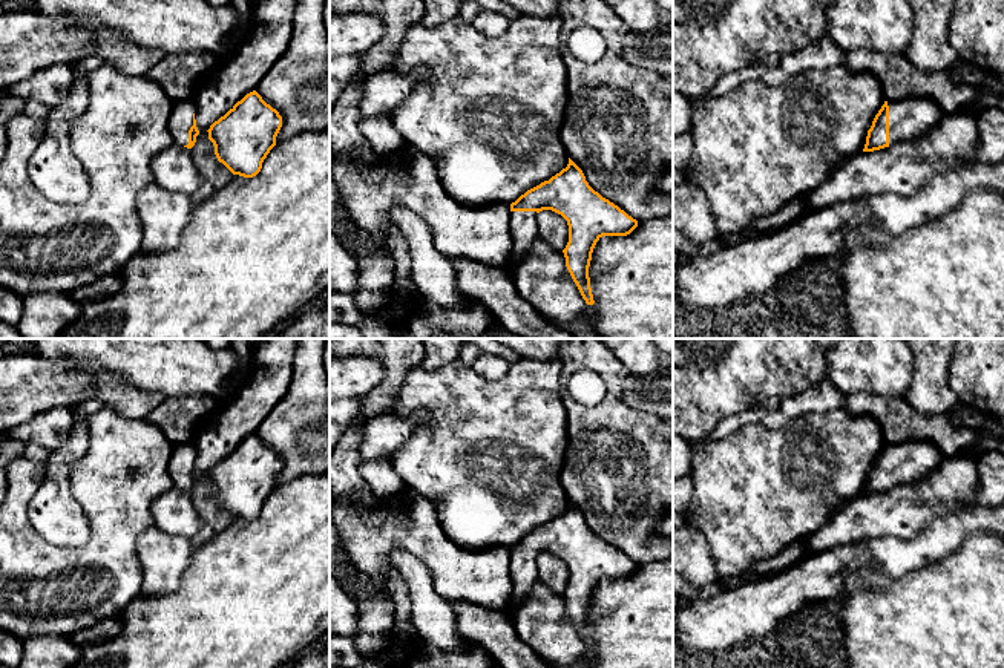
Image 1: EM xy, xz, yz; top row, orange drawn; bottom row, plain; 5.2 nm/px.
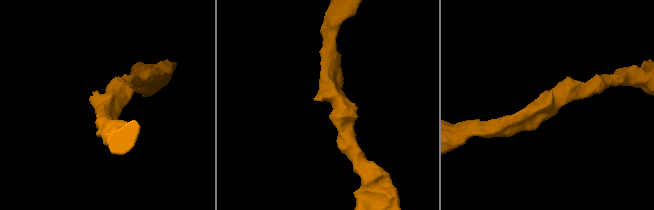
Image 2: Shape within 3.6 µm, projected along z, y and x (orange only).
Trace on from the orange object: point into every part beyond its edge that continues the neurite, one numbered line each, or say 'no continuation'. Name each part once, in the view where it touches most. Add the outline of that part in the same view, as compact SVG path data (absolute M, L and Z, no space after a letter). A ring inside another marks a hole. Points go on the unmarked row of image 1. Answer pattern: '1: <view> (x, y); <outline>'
1: yz (909, 461); M930 441L888 444L888 449L889 489L923 478L946 458Z

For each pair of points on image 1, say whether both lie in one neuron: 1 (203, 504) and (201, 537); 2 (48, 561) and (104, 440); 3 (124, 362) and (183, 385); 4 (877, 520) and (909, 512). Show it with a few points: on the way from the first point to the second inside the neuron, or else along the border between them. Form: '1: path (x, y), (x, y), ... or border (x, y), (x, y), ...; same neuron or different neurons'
1: path (209, 512), (209, 529); same neuron
2: path (86, 553), (104, 535), (104, 478); same neuron
3: path (138, 362), (160, 362), (169, 371); same neuron
4: path (885, 514), (902, 512); same neuron

